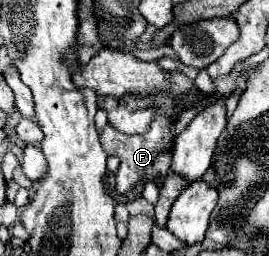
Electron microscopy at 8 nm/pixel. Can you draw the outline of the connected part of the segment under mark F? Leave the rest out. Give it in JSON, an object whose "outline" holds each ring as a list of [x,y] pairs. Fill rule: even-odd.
{"outline":[[[155,118],[155,122],[151,122],[149,130],[141,136],[127,136],[127,134],[117,132],[109,124],[105,126],[105,130],[101,134],[101,146],[107,154],[117,156],[121,160],[121,166],[115,174],[119,194],[125,194],[137,182],[151,180],[159,174],[169,174],[171,154],[173,154],[173,124],[175,122],[171,122],[171,118]]]}

